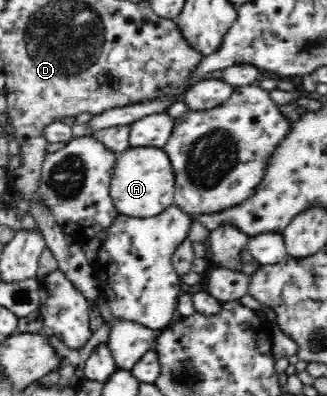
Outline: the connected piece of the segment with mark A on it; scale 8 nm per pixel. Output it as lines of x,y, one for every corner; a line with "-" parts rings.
129,148
117,156
116,165
112,170
109,193
120,215
145,219
159,215
174,205
174,181
171,162
161,148

